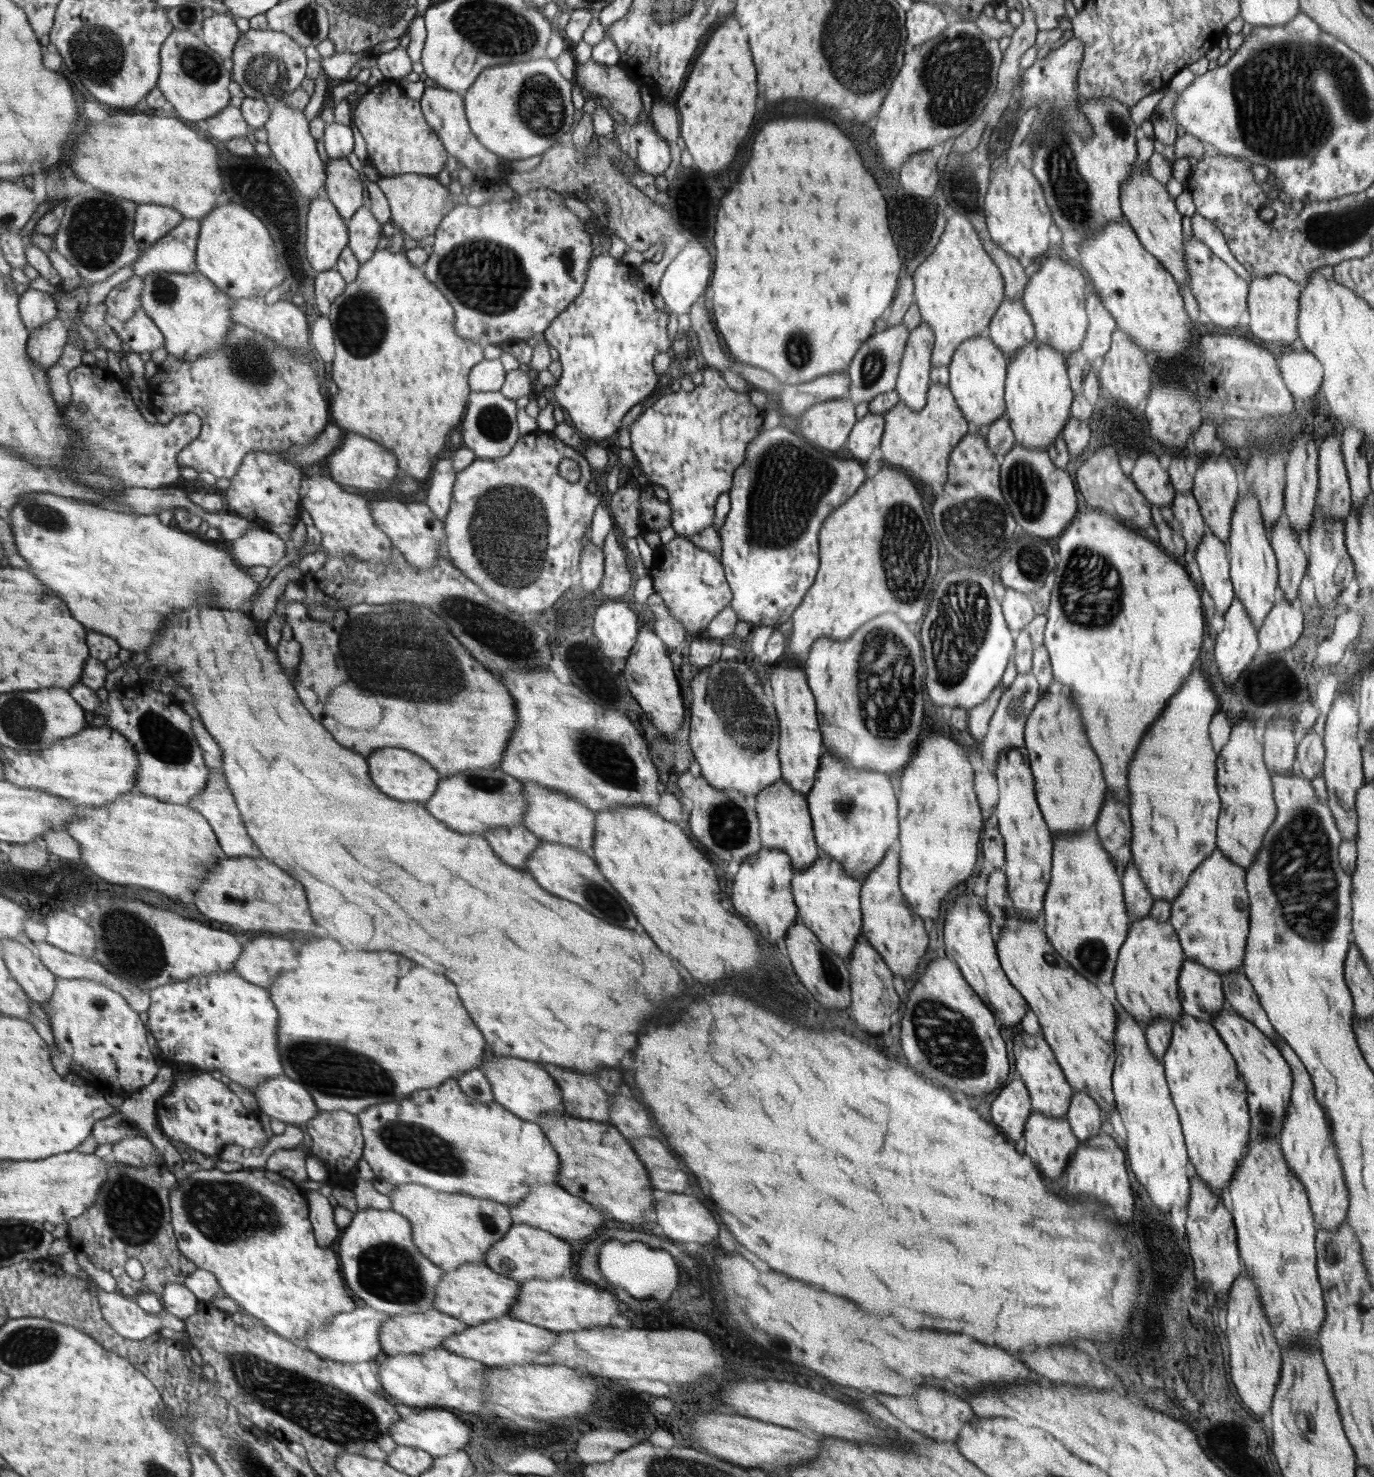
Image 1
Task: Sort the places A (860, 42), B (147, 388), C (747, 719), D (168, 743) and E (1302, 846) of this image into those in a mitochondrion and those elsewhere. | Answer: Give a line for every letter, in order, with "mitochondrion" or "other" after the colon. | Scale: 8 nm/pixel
A: mitochondrion
B: other
C: mitochondrion
D: mitochondrion
E: mitochondrion

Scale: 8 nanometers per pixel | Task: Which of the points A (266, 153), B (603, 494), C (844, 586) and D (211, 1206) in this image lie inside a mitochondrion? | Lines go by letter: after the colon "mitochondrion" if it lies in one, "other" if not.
A: other
B: other
C: other
D: mitochondrion

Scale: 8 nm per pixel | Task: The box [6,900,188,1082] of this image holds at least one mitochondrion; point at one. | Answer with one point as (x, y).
(141, 956)

